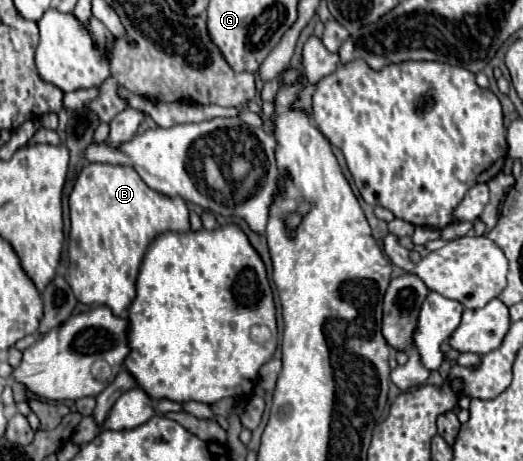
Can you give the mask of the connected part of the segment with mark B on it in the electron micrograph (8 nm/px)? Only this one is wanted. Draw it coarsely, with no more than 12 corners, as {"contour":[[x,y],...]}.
{"contour":[[85,165],[65,275],[121,315],[157,235],[189,209],[133,167]]}

